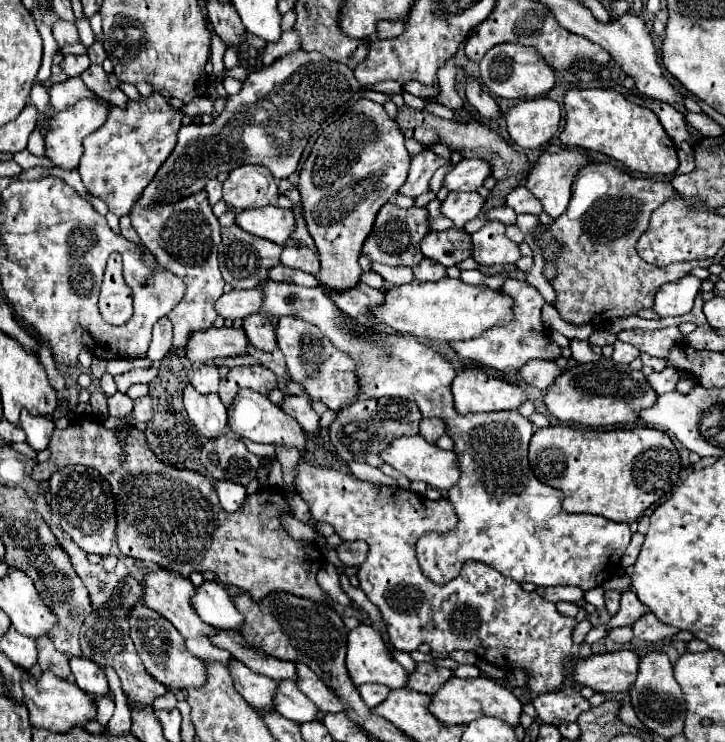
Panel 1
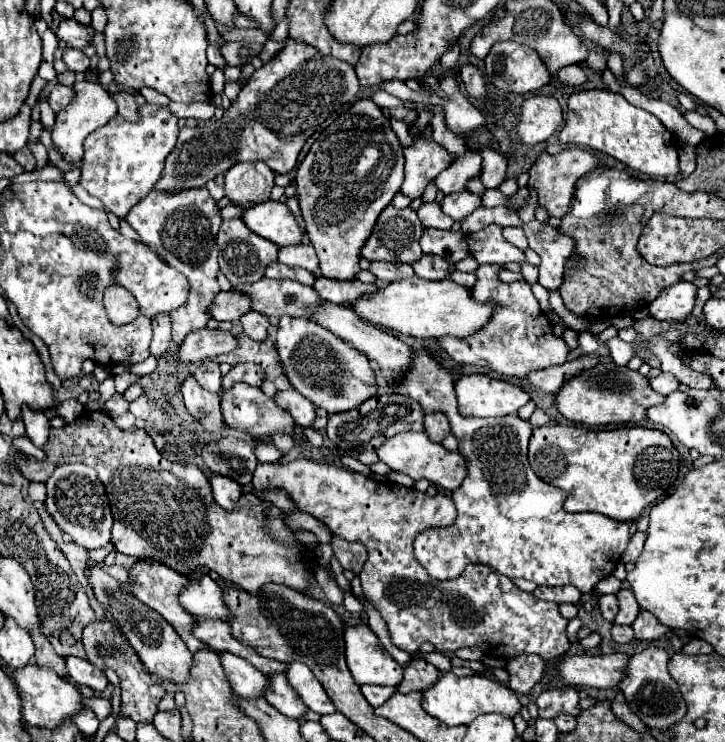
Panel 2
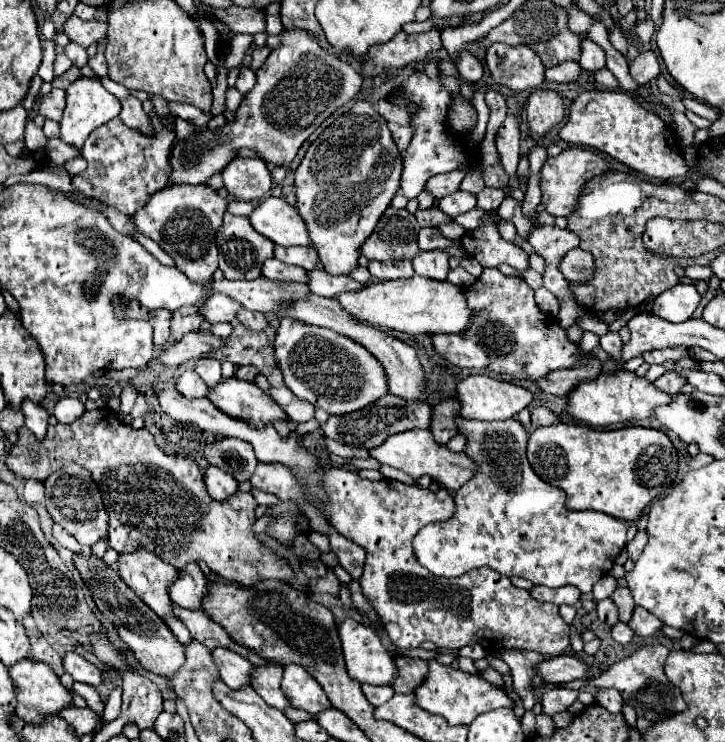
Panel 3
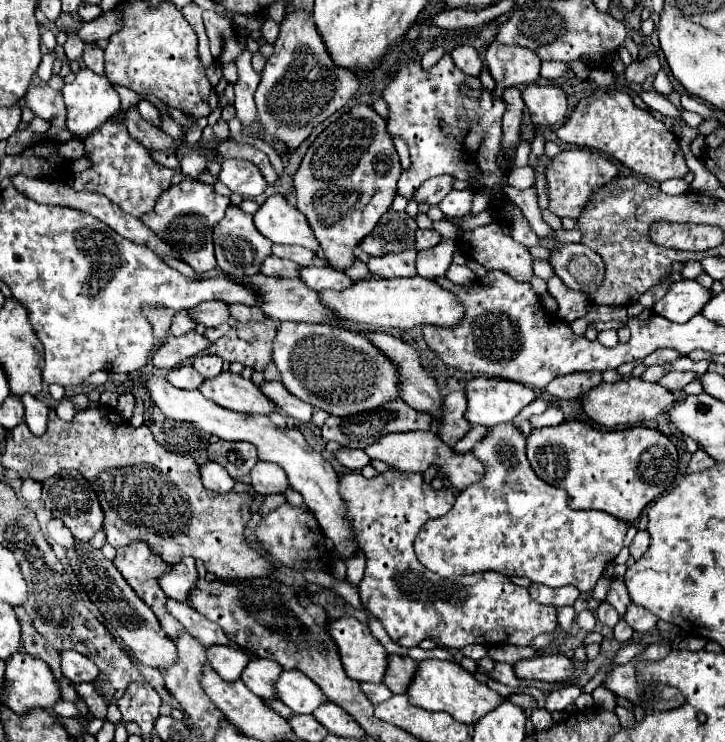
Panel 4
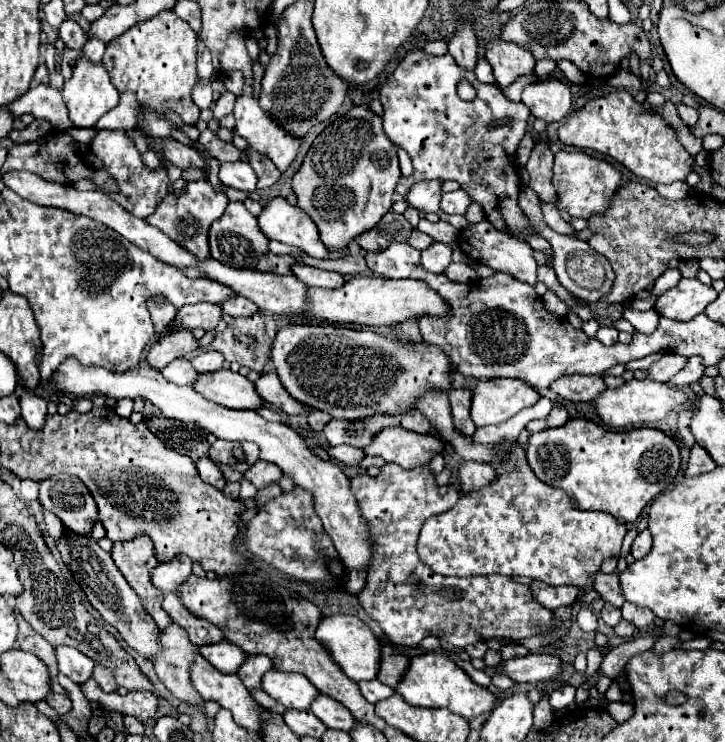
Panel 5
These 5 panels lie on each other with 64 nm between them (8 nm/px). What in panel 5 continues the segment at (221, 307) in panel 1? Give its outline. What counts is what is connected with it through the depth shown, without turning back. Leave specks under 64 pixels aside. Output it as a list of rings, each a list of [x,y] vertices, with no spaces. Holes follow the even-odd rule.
[[[200,302],[200,304],[194,304],[194,306],[180,308],[172,326],[182,324],[186,330],[194,330],[194,328],[212,330],[212,328],[218,326],[220,320],[222,320],[222,308],[218,304]]]

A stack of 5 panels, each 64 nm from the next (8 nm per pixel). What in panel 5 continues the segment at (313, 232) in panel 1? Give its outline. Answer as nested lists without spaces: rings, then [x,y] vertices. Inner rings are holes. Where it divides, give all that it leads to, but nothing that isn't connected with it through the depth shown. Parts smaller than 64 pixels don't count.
[[[354,106],[344,116],[336,118],[330,126],[326,126],[316,140],[312,142],[300,170],[292,178],[292,188],[298,196],[298,208],[302,208],[316,224],[324,246],[334,256],[344,256],[348,250],[348,242],[356,236],[372,230],[380,218],[390,210],[392,196],[396,184],[400,180],[400,166],[396,156],[396,146],[388,140],[382,128],[382,118],[374,114],[370,108]]]

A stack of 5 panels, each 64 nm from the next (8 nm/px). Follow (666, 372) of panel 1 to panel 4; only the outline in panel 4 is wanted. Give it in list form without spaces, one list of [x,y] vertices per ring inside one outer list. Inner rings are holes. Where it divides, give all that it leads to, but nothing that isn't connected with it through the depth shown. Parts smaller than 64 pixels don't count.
[[[668,372],[664,374],[658,384],[662,384],[664,388],[668,388],[670,392],[680,392],[688,382],[692,382],[696,378],[694,372]]]

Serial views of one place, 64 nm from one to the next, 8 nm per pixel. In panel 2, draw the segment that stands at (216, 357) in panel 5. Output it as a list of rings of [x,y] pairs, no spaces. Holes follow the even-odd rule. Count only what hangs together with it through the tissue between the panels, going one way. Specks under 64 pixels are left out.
[[[212,360],[202,362],[202,364],[194,370],[194,376],[196,376],[196,382],[198,382],[204,390],[210,390],[210,392],[216,392],[216,394],[220,392],[222,374],[220,374],[216,362],[212,362]]]

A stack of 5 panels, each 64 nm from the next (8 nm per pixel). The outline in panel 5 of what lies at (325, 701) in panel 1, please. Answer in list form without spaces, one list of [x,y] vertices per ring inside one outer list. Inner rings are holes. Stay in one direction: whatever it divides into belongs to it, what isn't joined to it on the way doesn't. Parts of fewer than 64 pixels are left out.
[[[272,670],[264,676],[262,690],[292,710],[308,710],[312,700],[320,696],[320,692],[316,692],[316,688],[312,688],[304,676],[280,670]]]

